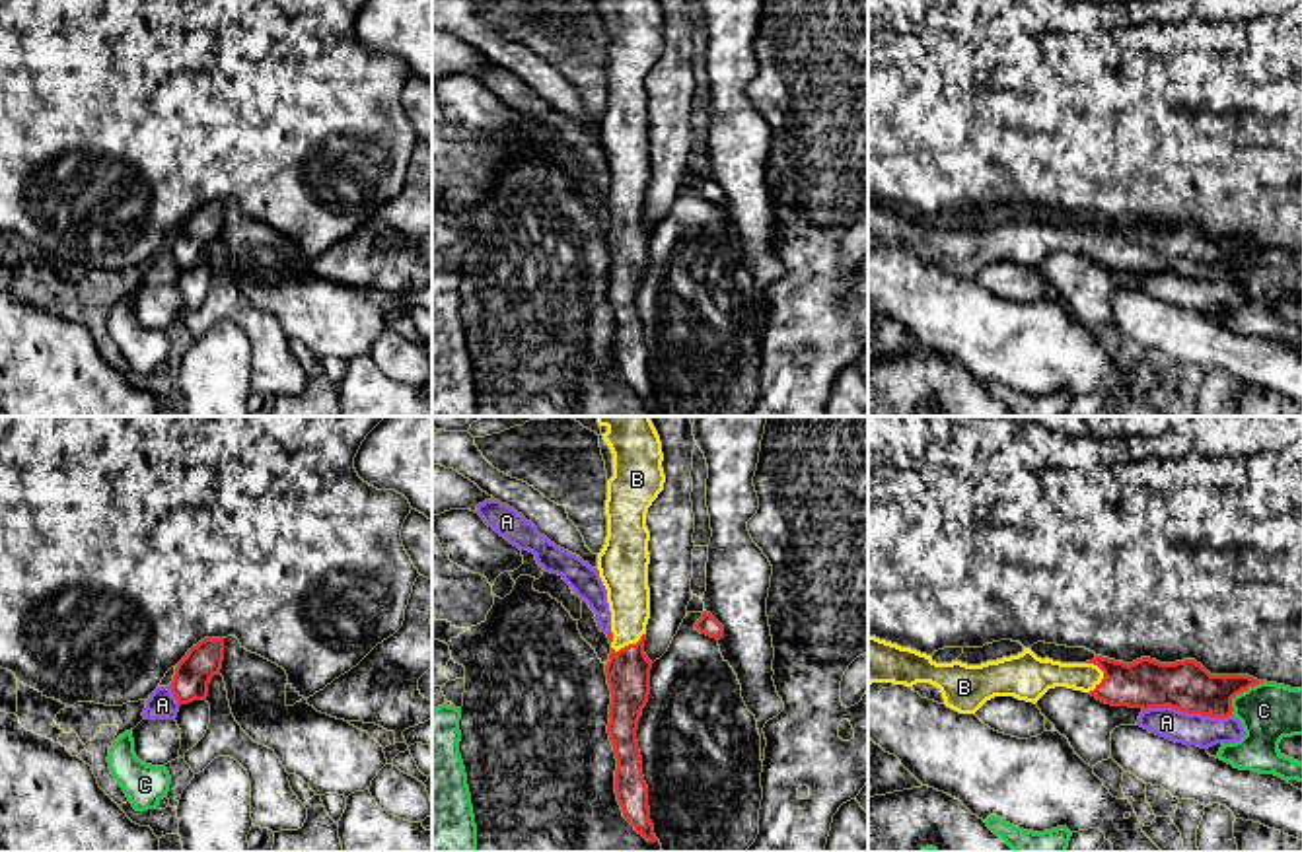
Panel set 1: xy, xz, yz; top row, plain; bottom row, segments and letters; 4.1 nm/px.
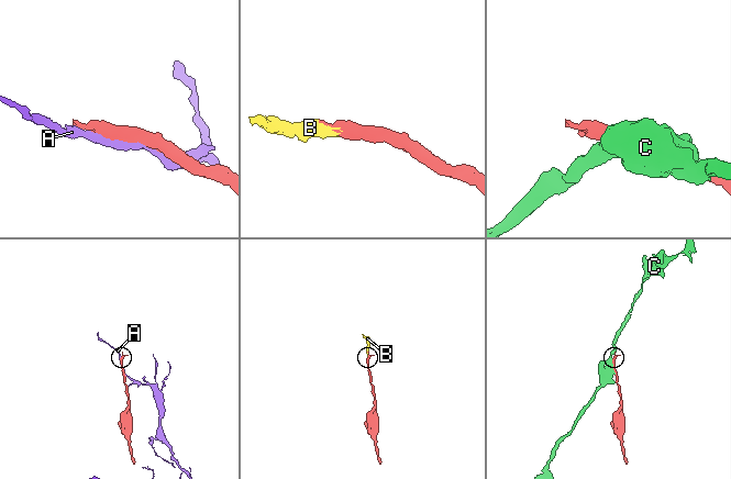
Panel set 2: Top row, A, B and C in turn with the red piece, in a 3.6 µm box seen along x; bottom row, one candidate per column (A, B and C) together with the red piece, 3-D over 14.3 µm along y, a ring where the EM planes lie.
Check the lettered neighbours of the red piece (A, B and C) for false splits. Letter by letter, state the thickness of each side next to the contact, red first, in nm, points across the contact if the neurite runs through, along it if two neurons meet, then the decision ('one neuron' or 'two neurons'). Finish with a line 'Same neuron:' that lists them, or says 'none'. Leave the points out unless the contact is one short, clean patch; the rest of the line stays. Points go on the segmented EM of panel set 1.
A: 220 nm thick on the red side, 130 nm on the other; two neurons
B: 200 nm thick on the red side, 130 nm on the other; runs through yz (1145, 683), (1114, 683), (1104, 677), (1046, 674); one neuron
C: 220 nm thick on the red side, 240 nm on the other; two neurons
Same neuron: B

